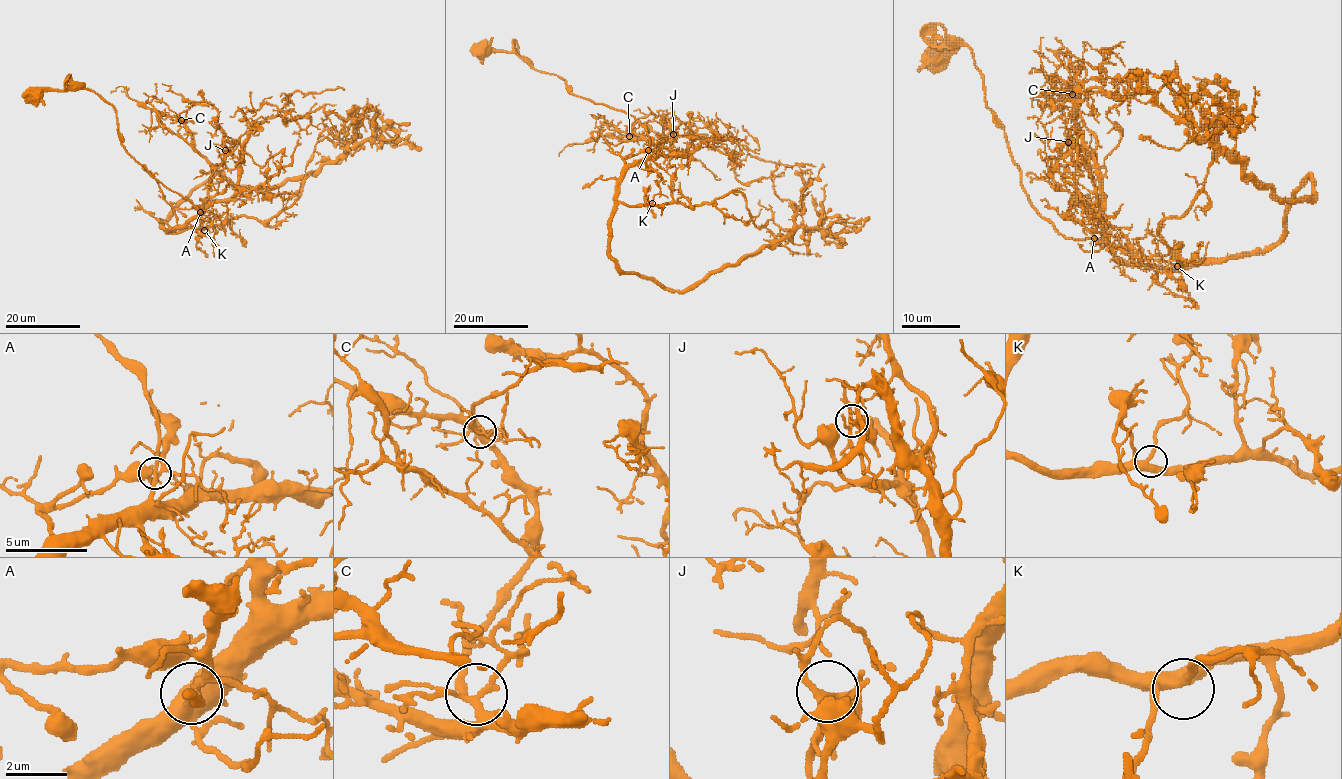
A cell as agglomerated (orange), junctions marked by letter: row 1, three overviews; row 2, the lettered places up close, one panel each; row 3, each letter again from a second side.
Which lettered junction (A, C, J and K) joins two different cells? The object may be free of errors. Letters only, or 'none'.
none

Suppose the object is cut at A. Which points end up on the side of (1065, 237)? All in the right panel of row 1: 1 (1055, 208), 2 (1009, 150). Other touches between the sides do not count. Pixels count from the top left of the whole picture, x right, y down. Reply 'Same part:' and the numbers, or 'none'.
Same part: 2

